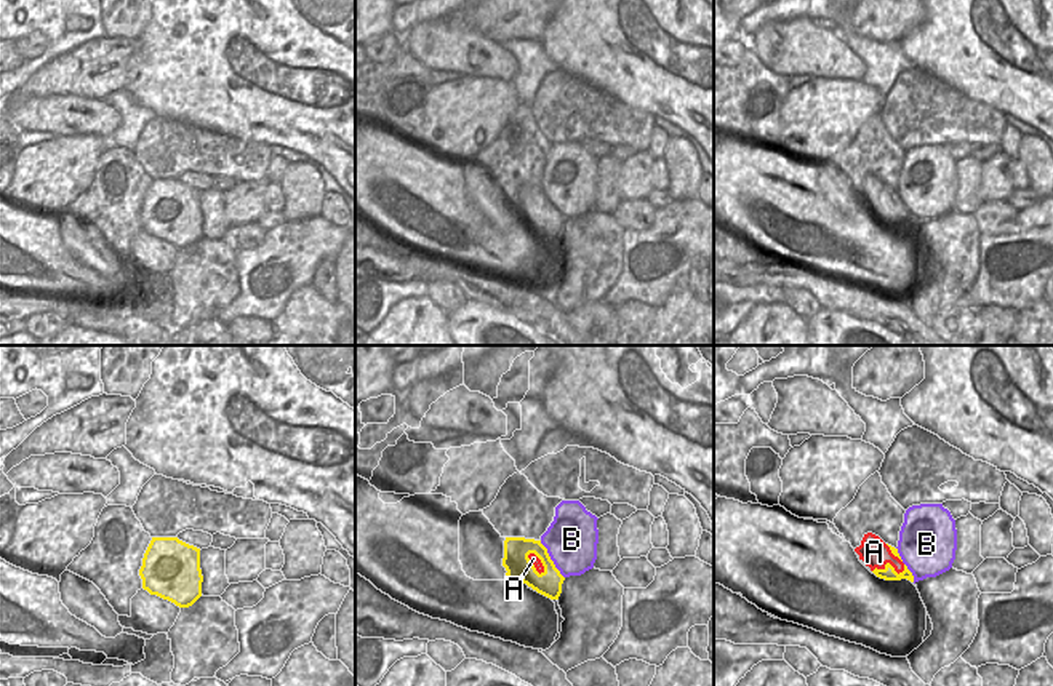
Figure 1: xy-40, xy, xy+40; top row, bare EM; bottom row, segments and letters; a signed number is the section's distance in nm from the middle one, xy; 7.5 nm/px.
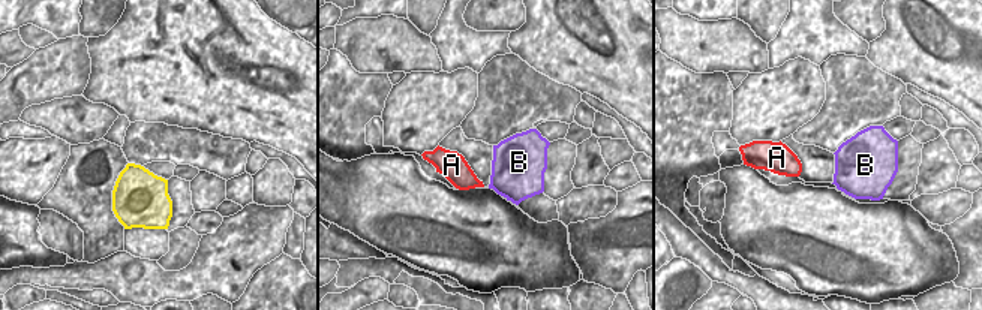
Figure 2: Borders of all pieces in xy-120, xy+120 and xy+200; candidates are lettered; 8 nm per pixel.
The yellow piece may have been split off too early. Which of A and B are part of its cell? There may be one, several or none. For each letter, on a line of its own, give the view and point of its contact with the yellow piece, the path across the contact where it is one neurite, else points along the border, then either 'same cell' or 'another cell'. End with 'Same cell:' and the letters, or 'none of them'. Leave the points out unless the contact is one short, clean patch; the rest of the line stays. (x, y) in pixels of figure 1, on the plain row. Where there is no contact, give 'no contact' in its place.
A: meets yellow in xy at (541, 203); border along xy (530, 194), (540, 202), (543, 215); another cell
B: meets yellow in xy at (551, 202); runs through xy (519, 210), (543, 218), (551, 202), (572, 181); same cell
Same cell: B

